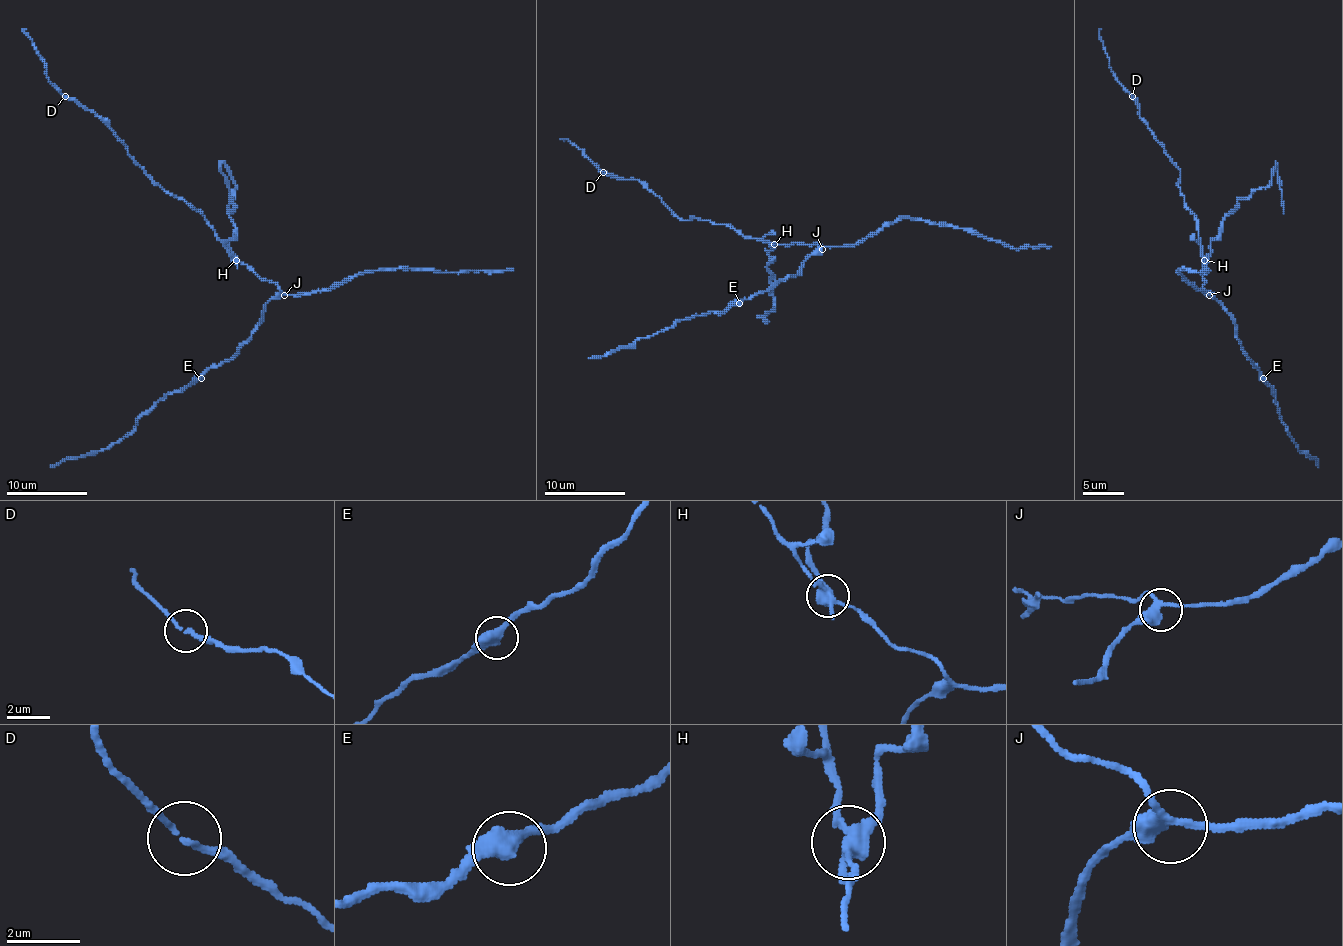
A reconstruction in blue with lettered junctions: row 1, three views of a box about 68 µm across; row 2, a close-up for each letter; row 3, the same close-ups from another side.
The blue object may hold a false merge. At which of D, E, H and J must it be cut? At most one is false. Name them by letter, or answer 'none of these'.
H

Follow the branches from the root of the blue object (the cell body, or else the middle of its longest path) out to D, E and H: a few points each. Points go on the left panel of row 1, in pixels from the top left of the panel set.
D: (253, 272), (229, 252), (199, 211), (166, 193), (93, 112), (65, 96)
E: (253, 272), (272, 280), (280, 293), (265, 305), (251, 337), (229, 360), (213, 366), (201, 378)
H: (253, 272), (235, 260)

